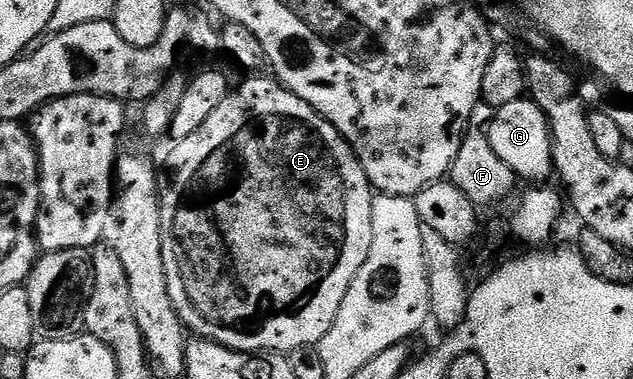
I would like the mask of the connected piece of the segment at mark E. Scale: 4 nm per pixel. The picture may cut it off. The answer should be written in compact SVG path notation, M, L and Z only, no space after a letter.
M250 76L247 77L250 79L243 86L235 85L230 93L226 95L226 99L220 104L220 108L216 108L216 112L212 112L212 116L208 116L208 120L204 120L204 124L200 124L200 128L196 128L196 132L192 132L192 136L188 136L184 140L174 142L171 145L170 155L166 158L166 170L170 175L167 178L165 175L164 181L160 186L162 255L164 256L164 272L168 276L168 296L172 296L172 304L178 310L182 325L186 327L191 335L199 338L207 338L216 344L227 346L229 350L289 352L296 348L304 348L305 346L317 347L318 341L332 328L333 321L336 320L336 314L340 309L340 304L343 303L344 296L347 295L353 278L360 271L366 259L368 259L368 250L372 243L372 204L376 194L370 185L364 168L360 164L360 160L355 156L353 148L351 148L346 142L346 139L342 137L342 133L327 118L321 118L308 103L300 100L300 96L296 96L291 90L287 90L281 82L275 80L273 77L270 77L271 79L258 77L262 76Z

